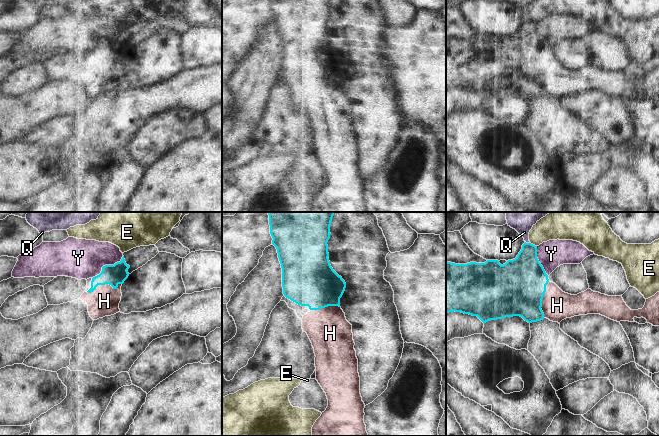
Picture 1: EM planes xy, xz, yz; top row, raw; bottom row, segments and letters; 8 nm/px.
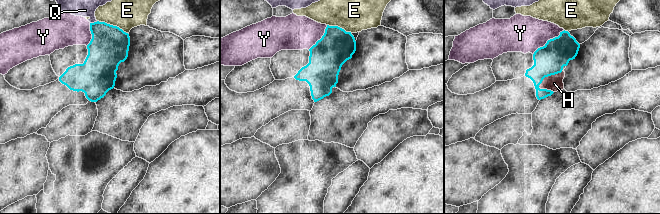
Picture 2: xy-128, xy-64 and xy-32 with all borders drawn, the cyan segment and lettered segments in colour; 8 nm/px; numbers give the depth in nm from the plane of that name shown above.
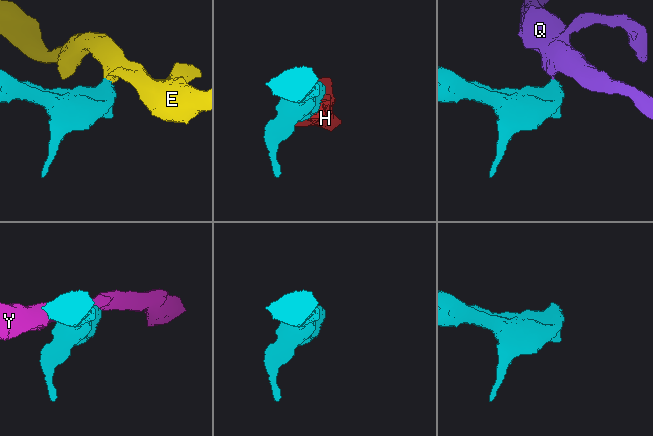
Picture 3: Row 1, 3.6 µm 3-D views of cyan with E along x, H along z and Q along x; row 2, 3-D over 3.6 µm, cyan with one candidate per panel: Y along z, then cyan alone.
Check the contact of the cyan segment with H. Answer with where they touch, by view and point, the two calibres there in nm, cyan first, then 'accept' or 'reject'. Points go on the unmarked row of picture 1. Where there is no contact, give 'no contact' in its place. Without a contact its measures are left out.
contact xy (104, 60); calibres 160 and 240 nm; accept

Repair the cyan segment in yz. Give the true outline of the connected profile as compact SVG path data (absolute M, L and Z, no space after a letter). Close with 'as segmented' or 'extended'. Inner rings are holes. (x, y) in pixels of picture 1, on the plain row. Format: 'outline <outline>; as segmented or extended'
outline M525 18L517 33L503 41L498 36L467 40L446 38L446 89L453 87L477 92L483 99L513 92L520 92L528 99L544 94L560 99L574 92L600 90L617 98L635 98L634 93L643 93L647 99L659 102L659 68L646 75L644 83L638 86L631 86L622 71L608 72L591 65L577 71L565 69L549 57L537 34L537 22Z; extended

